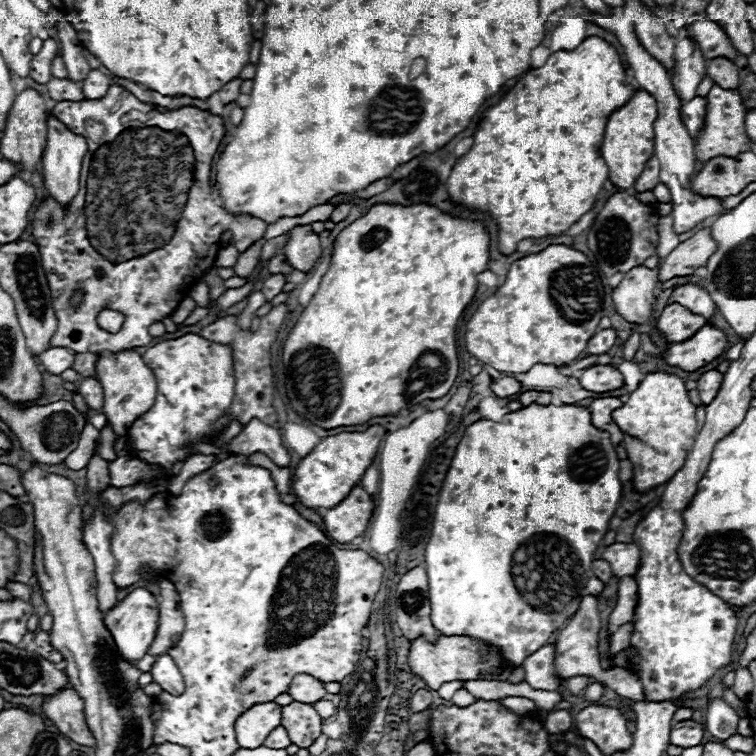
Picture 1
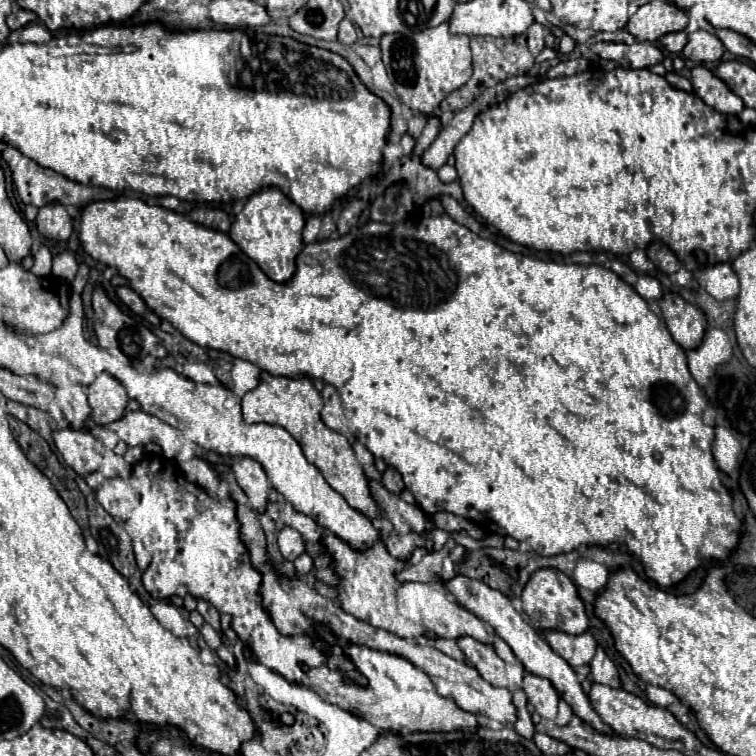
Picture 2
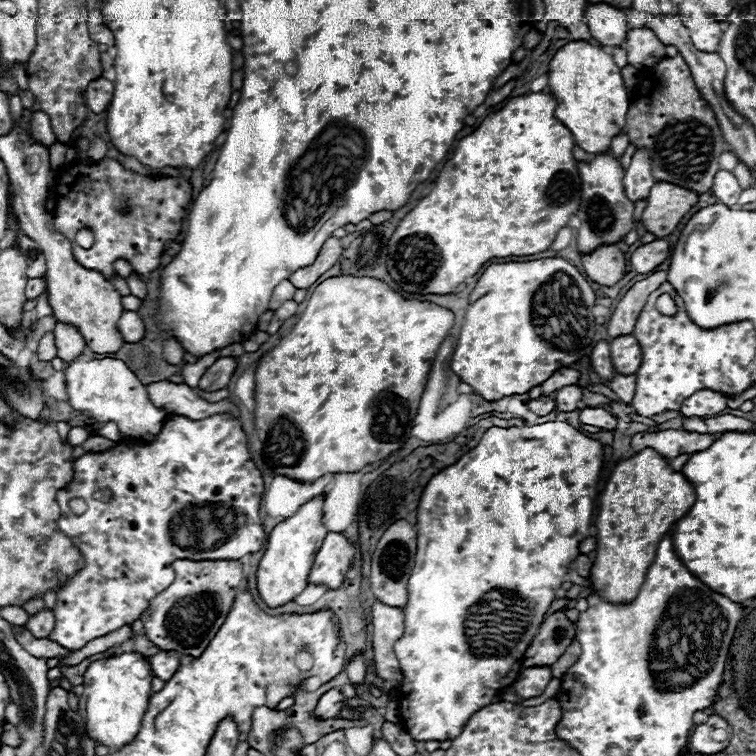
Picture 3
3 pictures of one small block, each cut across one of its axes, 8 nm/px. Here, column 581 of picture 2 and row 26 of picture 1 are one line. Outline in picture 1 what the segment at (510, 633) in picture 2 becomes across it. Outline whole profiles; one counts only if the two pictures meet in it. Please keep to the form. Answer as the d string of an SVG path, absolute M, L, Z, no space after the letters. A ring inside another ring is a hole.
M694 20L692 24L684 26L688 30L688 38L694 38L698 42L698 48L702 50L702 56L706 60L712 58L730 58L734 60L738 50L730 44L728 36L722 32L722 28L708 20Z

